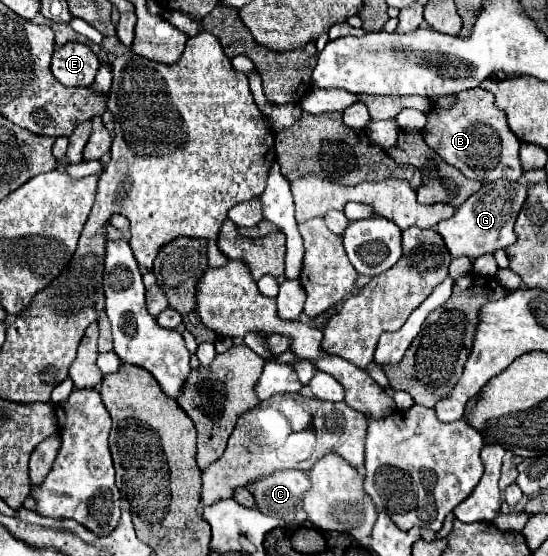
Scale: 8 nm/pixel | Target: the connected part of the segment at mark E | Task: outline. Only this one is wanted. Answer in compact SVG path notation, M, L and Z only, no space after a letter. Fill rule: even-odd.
M67 42L57 46L51 72L63 86L91 86L99 70L99 60L95 52L81 42Z

